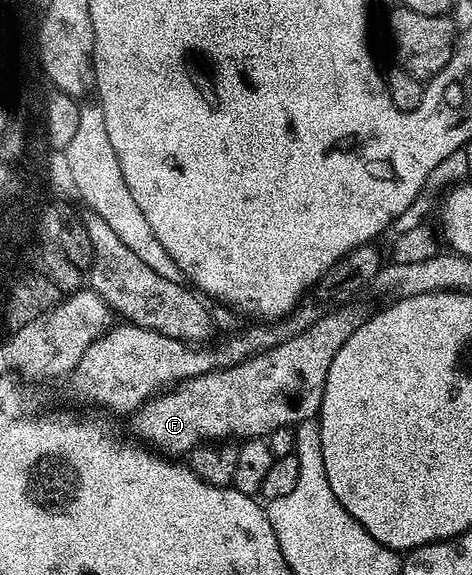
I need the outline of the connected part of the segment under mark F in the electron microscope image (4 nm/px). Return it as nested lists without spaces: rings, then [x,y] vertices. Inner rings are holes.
[[[335,308],[332,312],[324,311],[317,318],[317,322],[313,322],[313,326],[301,330],[301,334],[297,334],[297,338],[289,338],[285,342],[281,342],[277,346],[273,346],[269,350],[259,353],[257,356],[249,356],[245,362],[241,362],[237,366],[215,368],[209,374],[201,374],[197,378],[182,380],[182,382],[176,384],[174,388],[168,388],[166,392],[160,392],[159,395],[152,396],[150,400],[144,402],[143,405],[141,405],[141,407],[130,417],[131,428],[136,432],[134,435],[138,437],[144,445],[150,446],[152,449],[158,450],[160,453],[166,454],[168,457],[179,458],[182,457],[182,452],[183,455],[190,453],[191,449],[199,444],[208,442],[227,442],[232,438],[239,442],[254,440],[256,438],[266,438],[270,436],[273,430],[277,430],[278,428],[290,428],[301,423],[302,420],[310,420],[318,417],[319,407],[323,401],[323,391],[325,390],[325,378],[329,378],[329,366],[333,366],[333,358],[337,358],[337,350],[341,350],[341,346],[345,346],[345,342],[349,342],[349,338],[353,338],[353,334],[363,324],[364,319],[365,312],[362,312],[359,308]]]

